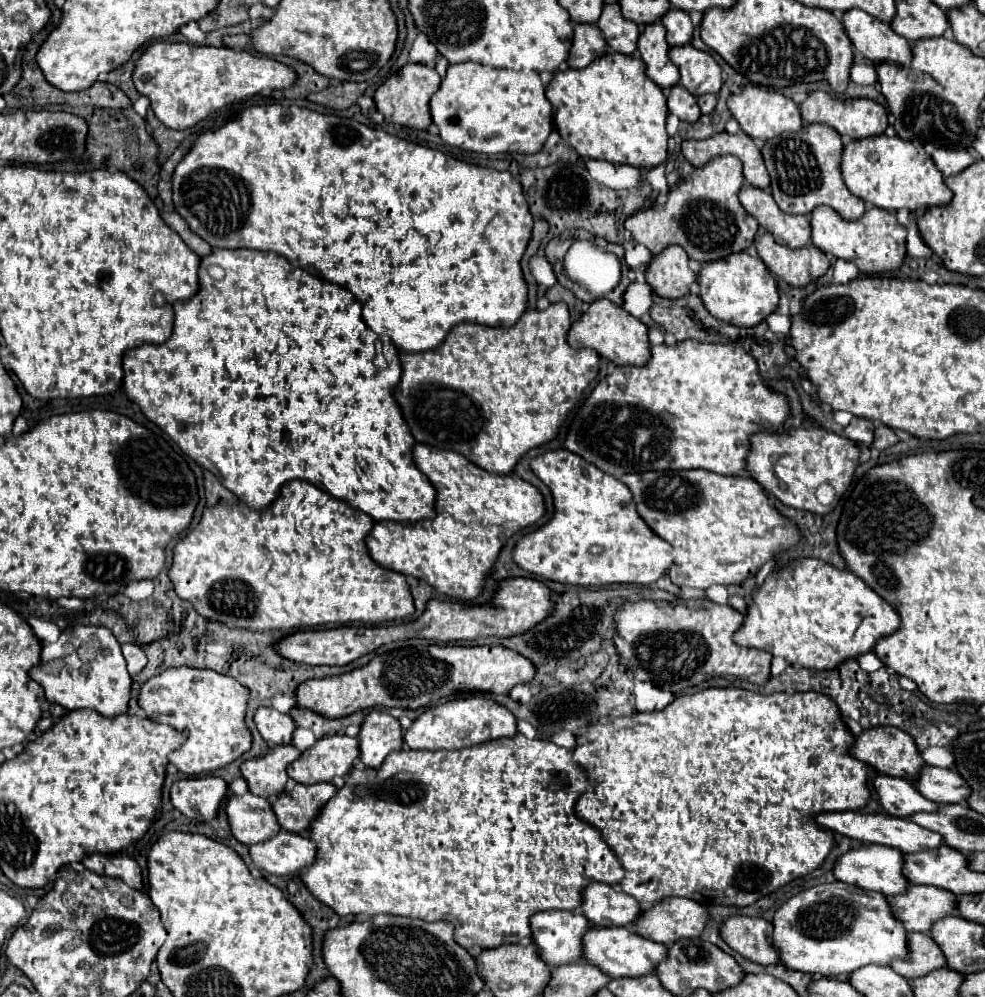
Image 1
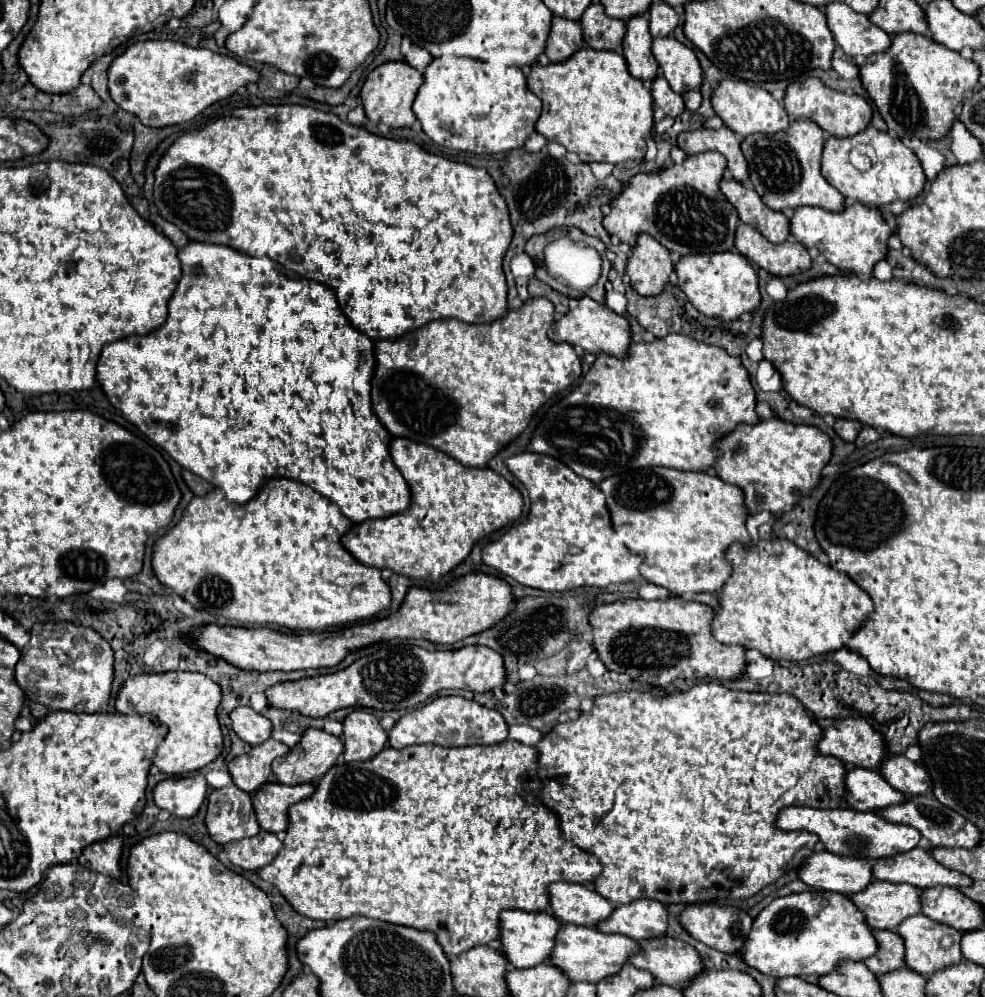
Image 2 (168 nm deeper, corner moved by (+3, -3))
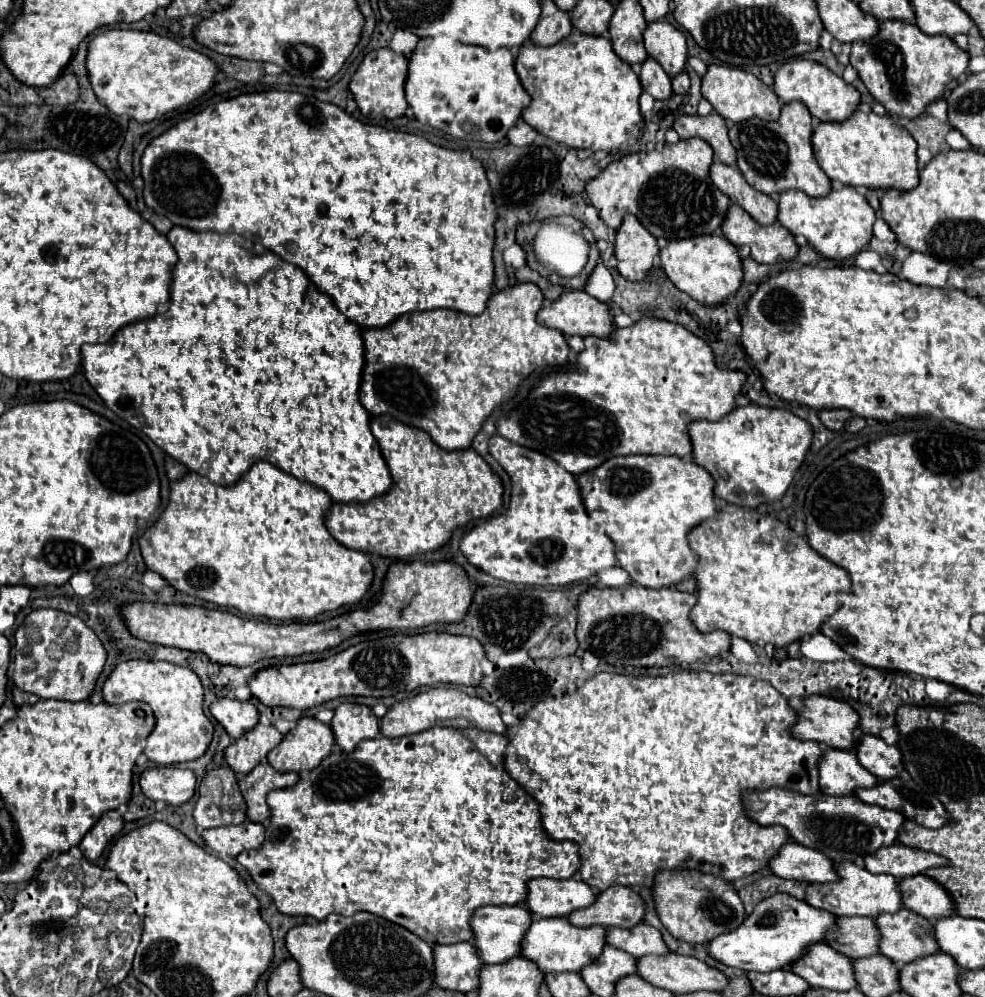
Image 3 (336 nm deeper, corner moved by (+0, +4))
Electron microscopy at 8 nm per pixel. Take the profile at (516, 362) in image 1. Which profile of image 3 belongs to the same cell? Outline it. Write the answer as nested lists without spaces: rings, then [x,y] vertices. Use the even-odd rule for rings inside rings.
[[[520,283],[520,285],[514,285],[506,291],[496,291],[490,301],[488,301],[488,307],[482,315],[466,315],[466,313],[460,313],[460,311],[452,311],[452,309],[434,309],[434,311],[422,311],[422,313],[406,313],[402,317],[398,317],[394,323],[386,325],[386,327],[380,327],[380,329],[362,329],[362,337],[364,337],[364,349],[366,349],[366,365],[364,365],[364,373],[362,373],[362,387],[360,387],[360,401],[362,405],[366,407],[366,411],[370,415],[392,415],[394,419],[406,423],[406,425],[412,425],[412,427],[418,427],[418,429],[424,429],[432,439],[434,443],[438,443],[442,449],[446,451],[460,451],[460,449],[468,449],[474,441],[474,437],[478,435],[478,431],[482,429],[484,421],[492,415],[494,409],[498,409],[500,405],[508,403],[514,399],[520,383],[532,375],[534,371],[538,369],[546,369],[546,367],[562,367],[568,363],[568,353],[570,353],[570,347],[566,343],[566,337],[560,333],[560,331],[554,331],[554,329],[546,329],[542,325],[536,323],[536,313],[538,309],[542,309],[544,305],[544,295],[542,291],[534,285],[534,283]]]

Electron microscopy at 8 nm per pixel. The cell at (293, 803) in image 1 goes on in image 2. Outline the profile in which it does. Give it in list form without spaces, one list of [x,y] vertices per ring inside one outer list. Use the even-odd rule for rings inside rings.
[[[267,782],[253,792],[251,802],[257,814],[257,822],[267,832],[285,832],[287,830],[287,808],[295,802],[301,802],[313,792],[313,784],[285,786],[279,782]]]

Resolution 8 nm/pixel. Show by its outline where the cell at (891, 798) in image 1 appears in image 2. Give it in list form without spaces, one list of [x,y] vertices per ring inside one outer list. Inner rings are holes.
[[[853,768],[847,770],[847,786],[845,786],[843,802],[861,812],[875,812],[891,804],[905,802],[905,796],[891,788],[875,770]]]

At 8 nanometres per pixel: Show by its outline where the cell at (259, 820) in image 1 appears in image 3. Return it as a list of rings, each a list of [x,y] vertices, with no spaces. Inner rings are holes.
[[[214,769],[200,783],[194,821],[200,829],[240,825],[246,821],[246,801],[232,769]]]

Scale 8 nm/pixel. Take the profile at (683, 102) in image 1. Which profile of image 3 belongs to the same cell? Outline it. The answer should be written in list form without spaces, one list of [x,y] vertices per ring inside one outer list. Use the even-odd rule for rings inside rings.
[[[646,59],[642,63],[642,75],[640,75],[642,87],[646,93],[650,93],[654,99],[670,99],[674,95],[670,87],[670,77],[654,59]]]

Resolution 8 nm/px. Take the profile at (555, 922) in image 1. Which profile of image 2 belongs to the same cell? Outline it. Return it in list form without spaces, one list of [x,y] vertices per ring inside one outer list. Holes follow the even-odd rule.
[[[503,910],[503,914],[499,914],[499,942],[503,946],[501,952],[513,968],[531,968],[541,962],[547,962],[559,926],[561,924],[555,920],[555,916],[551,916],[545,910],[543,912]]]

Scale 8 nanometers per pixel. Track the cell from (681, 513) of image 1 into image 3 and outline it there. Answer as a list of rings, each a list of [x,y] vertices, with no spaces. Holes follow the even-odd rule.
[[[612,457],[602,463],[602,467],[580,475],[578,485],[582,489],[582,499],[588,515],[616,543],[620,567],[632,575],[634,583],[648,589],[664,589],[694,577],[694,571],[698,567],[698,555],[694,555],[694,549],[688,543],[688,535],[698,523],[716,517],[720,511],[714,495],[714,479],[710,479],[704,467],[698,467],[690,457]]]

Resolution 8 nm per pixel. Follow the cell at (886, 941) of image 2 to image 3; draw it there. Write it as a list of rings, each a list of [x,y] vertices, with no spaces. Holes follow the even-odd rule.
[[[838,917],[838,929],[828,933],[826,943],[852,959],[862,959],[880,953],[878,939],[880,933],[874,919]]]

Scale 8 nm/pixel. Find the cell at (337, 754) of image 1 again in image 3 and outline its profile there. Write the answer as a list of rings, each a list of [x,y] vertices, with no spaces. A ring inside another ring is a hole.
[[[302,717],[278,747],[268,753],[268,761],[276,771],[302,773],[312,771],[332,753],[332,727],[314,717]]]

